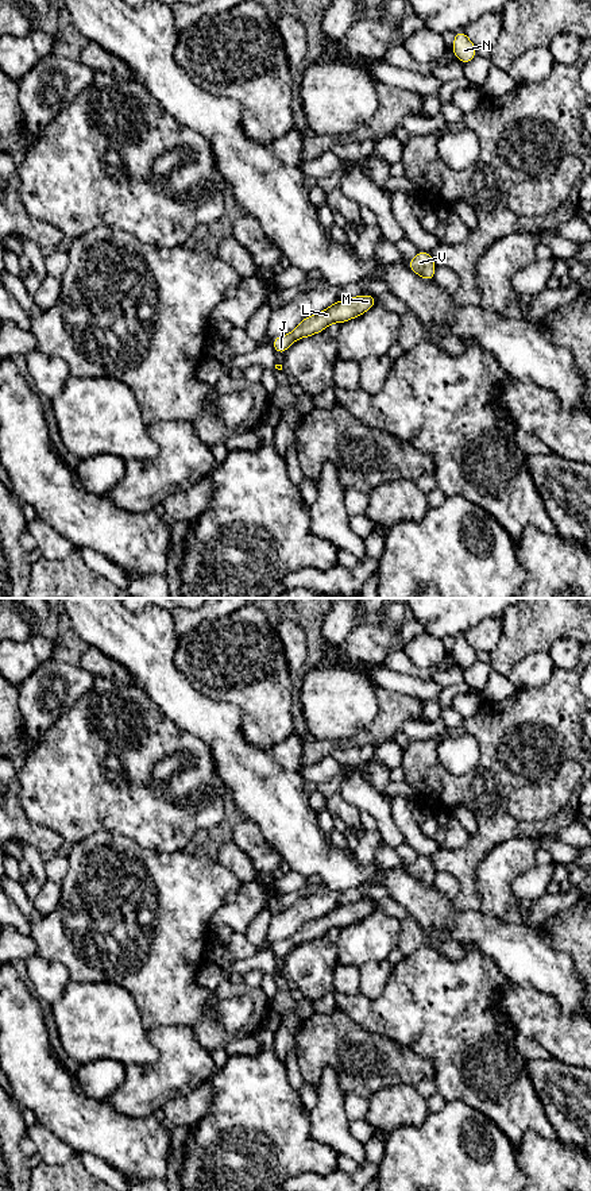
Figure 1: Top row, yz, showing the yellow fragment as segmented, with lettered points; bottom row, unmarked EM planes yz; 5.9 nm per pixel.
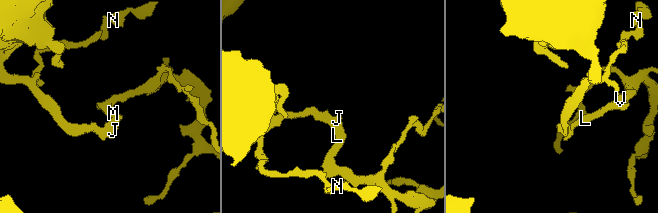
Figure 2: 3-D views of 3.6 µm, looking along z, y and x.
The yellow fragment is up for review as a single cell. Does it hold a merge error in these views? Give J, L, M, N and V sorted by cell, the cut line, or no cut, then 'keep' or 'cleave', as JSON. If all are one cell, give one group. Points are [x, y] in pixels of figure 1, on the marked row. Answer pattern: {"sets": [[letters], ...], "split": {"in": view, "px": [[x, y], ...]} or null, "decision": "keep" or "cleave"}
{"sets": [["J", "L", "M", "N", "V"]], "split": null, "decision": "keep"}

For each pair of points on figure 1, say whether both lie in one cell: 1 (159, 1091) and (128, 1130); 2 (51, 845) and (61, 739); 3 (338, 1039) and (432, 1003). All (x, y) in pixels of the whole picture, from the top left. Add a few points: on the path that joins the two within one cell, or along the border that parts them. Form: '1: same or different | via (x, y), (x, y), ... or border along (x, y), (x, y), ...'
1: different | border along (109, 1103), (119, 1112), (132, 1117), (155, 1116)
2: different | border along (26, 813), (33, 821), (53, 829), (68, 845)
3: different | border along (339, 1010), (366, 1029), (386, 1035), (394, 1041)

